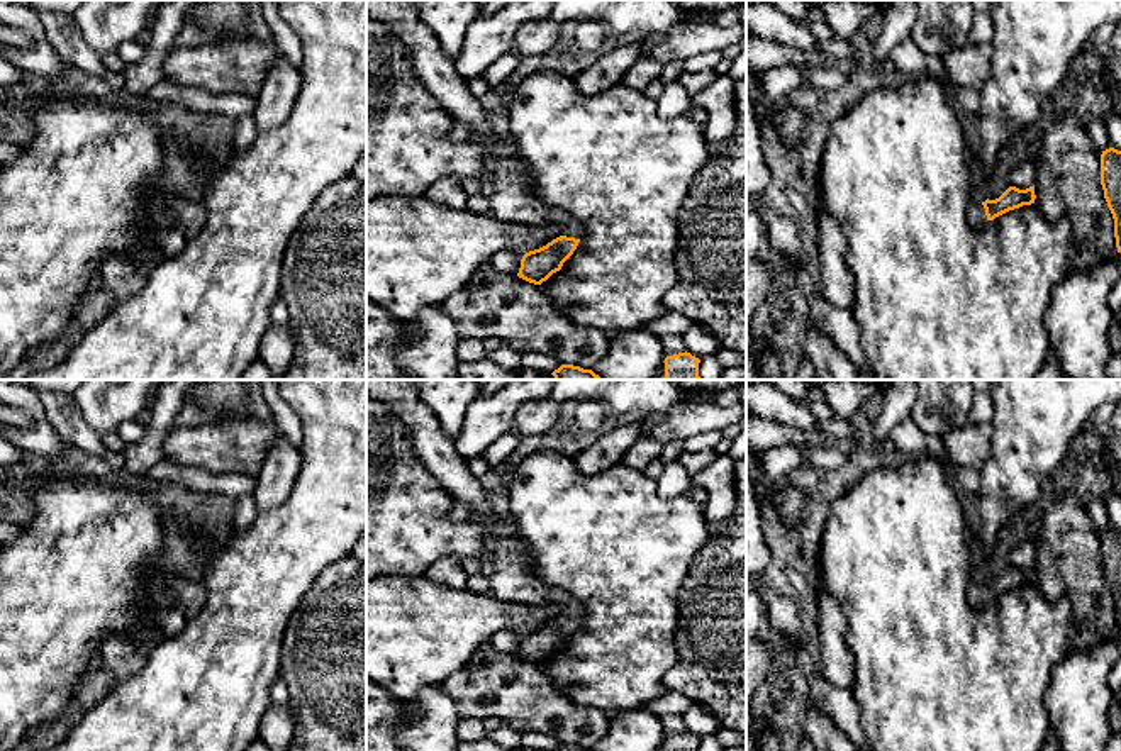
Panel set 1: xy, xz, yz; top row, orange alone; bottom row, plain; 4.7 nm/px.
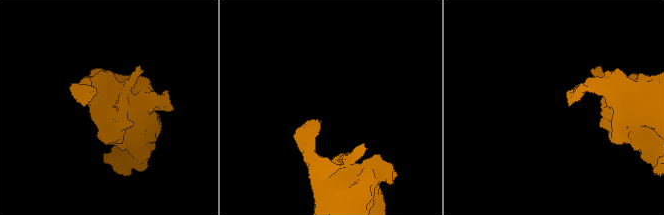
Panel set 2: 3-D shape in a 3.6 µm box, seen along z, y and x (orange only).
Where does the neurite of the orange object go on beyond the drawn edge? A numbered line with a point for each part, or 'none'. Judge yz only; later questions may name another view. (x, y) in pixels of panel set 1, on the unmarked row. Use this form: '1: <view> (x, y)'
1: yz (975, 595)

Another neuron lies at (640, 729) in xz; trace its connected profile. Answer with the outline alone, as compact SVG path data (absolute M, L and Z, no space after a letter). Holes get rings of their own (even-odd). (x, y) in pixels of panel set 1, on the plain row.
M644 707L611 714L611 727L592 751L658 751L665 741L661 719Z

